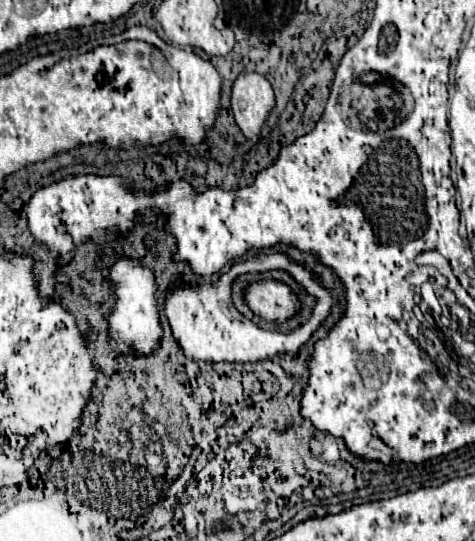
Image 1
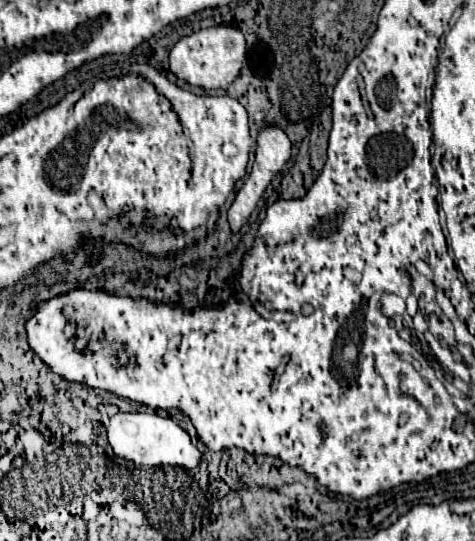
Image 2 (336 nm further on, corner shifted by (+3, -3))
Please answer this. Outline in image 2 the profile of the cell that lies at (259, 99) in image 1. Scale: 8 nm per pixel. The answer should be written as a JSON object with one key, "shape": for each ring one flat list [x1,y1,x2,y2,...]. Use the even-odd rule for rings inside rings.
{"shape":[[266,125,260,135,258,135,258,147,256,147,256,159,254,159,254,165,252,165,252,171,246,179,246,183,242,185,242,189,236,193,236,199,232,203,232,207,228,209,228,221,230,221,230,227,232,227,232,233,238,233,250,219,250,213,254,211,256,203,260,201,262,193,266,191,266,187,276,179,276,175,284,169,284,165,288,163,290,159,290,139,286,137,286,133,282,129,276,129,272,125]]}

